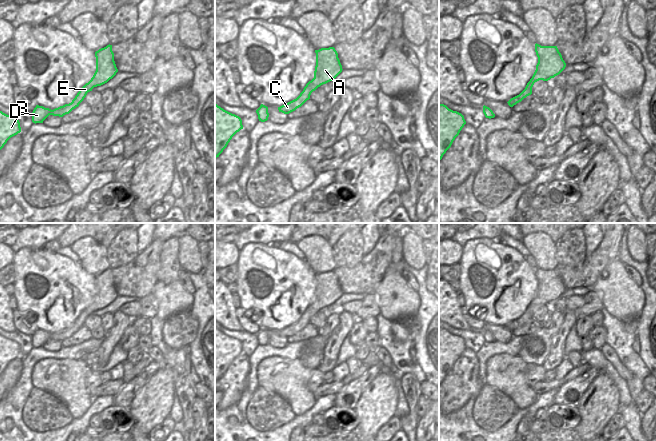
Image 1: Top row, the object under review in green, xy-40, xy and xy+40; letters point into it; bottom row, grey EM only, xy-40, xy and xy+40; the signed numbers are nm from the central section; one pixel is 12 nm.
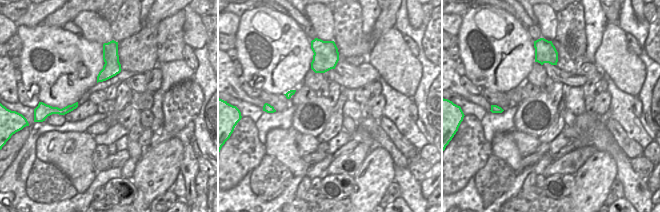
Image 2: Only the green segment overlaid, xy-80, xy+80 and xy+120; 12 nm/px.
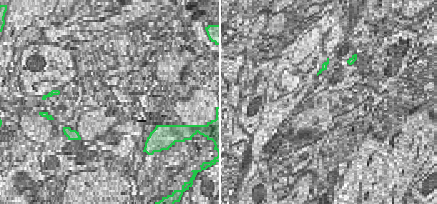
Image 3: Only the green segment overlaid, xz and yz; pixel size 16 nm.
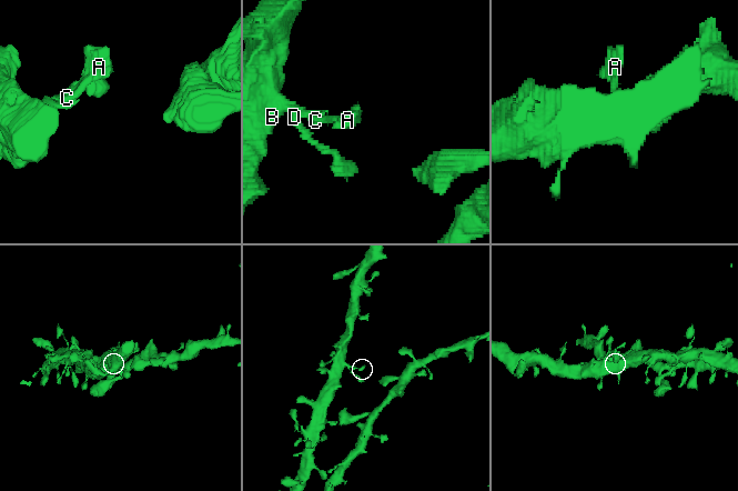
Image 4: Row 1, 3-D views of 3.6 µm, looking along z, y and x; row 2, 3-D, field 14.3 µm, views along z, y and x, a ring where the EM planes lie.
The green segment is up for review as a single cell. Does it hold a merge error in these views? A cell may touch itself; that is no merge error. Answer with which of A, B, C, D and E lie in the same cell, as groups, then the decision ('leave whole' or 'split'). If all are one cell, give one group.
groups A B C D E; leave whole

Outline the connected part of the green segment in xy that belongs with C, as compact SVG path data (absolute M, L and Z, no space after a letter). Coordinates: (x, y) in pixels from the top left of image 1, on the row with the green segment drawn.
M334 47L321 48L315 50L315 53L316 66L314 78L306 84L296 99L278 107L279 112L289 114L295 111L310 99L310 95L313 91L321 85L334 80L342 72L342 65Z

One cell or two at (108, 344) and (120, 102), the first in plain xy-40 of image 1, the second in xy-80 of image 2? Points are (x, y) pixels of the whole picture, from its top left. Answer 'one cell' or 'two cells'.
one cell

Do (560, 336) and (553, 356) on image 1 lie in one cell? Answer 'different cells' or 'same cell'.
same cell

